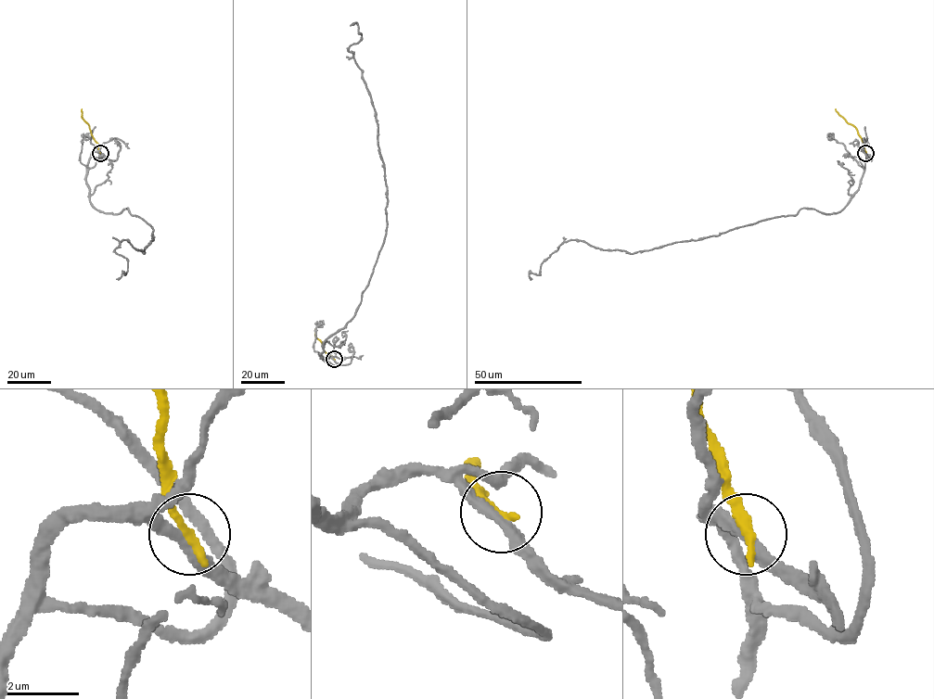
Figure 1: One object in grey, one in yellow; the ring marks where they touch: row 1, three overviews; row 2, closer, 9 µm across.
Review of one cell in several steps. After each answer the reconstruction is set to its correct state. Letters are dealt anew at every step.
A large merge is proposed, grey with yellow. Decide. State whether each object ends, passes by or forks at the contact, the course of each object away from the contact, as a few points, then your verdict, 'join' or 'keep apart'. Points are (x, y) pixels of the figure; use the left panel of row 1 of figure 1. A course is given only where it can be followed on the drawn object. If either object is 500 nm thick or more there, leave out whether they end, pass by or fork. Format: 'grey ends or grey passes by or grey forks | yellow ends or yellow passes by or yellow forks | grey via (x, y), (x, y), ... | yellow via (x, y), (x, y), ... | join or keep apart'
grey passes by | yellow ends | grey via (99, 153), (90, 202), (152, 227), (144, 253), (114, 249), (127, 264), (116, 279) | yellow via (100, 153), (98, 144), (83, 119), (82, 108) | keep apart

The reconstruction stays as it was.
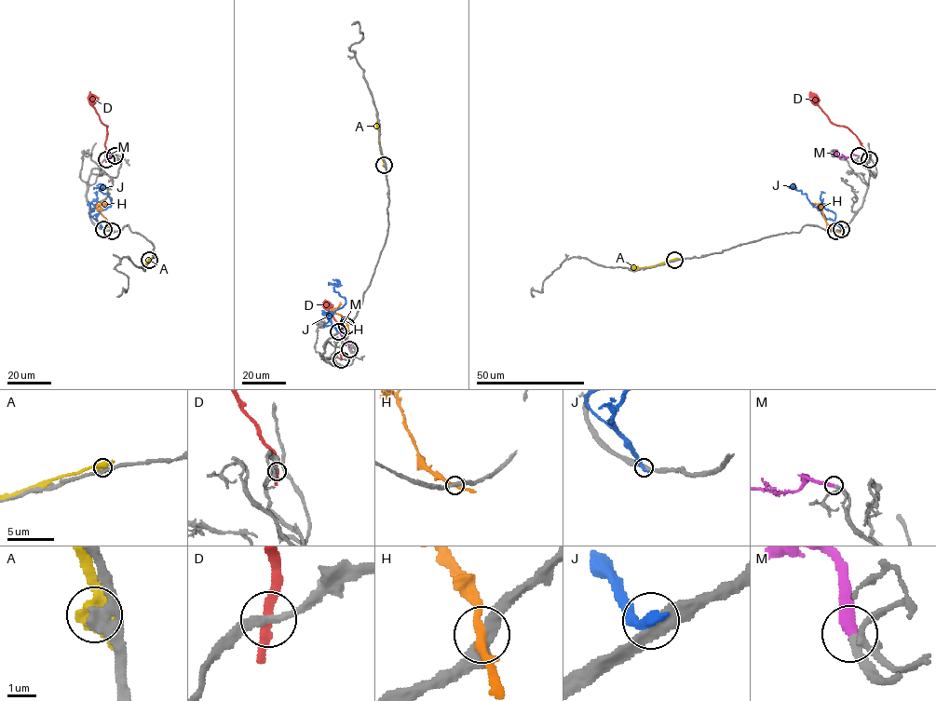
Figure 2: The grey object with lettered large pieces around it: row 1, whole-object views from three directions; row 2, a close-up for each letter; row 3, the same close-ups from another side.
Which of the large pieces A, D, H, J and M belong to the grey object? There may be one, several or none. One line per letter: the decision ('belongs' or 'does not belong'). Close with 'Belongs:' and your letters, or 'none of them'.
A: does not belong
D: does not belong
H: does not belong
J: does not belong
M: belongs
Belongs: M

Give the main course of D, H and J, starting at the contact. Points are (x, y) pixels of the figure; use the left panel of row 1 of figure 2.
D: (106, 159), (107, 127), (101, 122), (90, 91)
H: (113, 231), (97, 209), (97, 206), (106, 203)
J: (103, 230), (96, 217), (111, 205), (111, 198), (100, 190), (103, 185), (98, 188)

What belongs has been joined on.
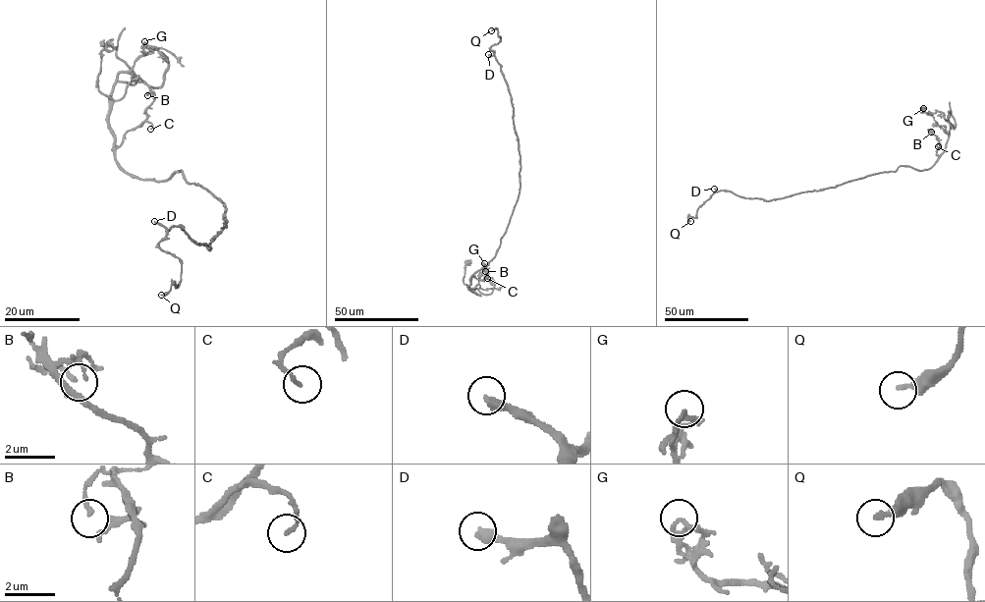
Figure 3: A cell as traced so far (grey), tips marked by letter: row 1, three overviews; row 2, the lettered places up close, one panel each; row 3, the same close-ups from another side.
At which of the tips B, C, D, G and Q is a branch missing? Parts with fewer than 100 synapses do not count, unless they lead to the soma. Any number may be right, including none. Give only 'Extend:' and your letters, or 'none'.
Extend: D, Q

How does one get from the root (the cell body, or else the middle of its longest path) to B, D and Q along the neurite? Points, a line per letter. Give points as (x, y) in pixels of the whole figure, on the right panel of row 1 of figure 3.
B: (860, 178), (895, 171), (901, 165), (929, 169), (938, 157), (937, 150), (940, 145), (928, 131), (931, 132)
D: (860, 178), (833, 188), (768, 200), (745, 198), (728, 191), (716, 191), (714, 189)
Q: (860, 178), (833, 188), (768, 200), (720, 191), (698, 208), (695, 218), (687, 217), (690, 221)

